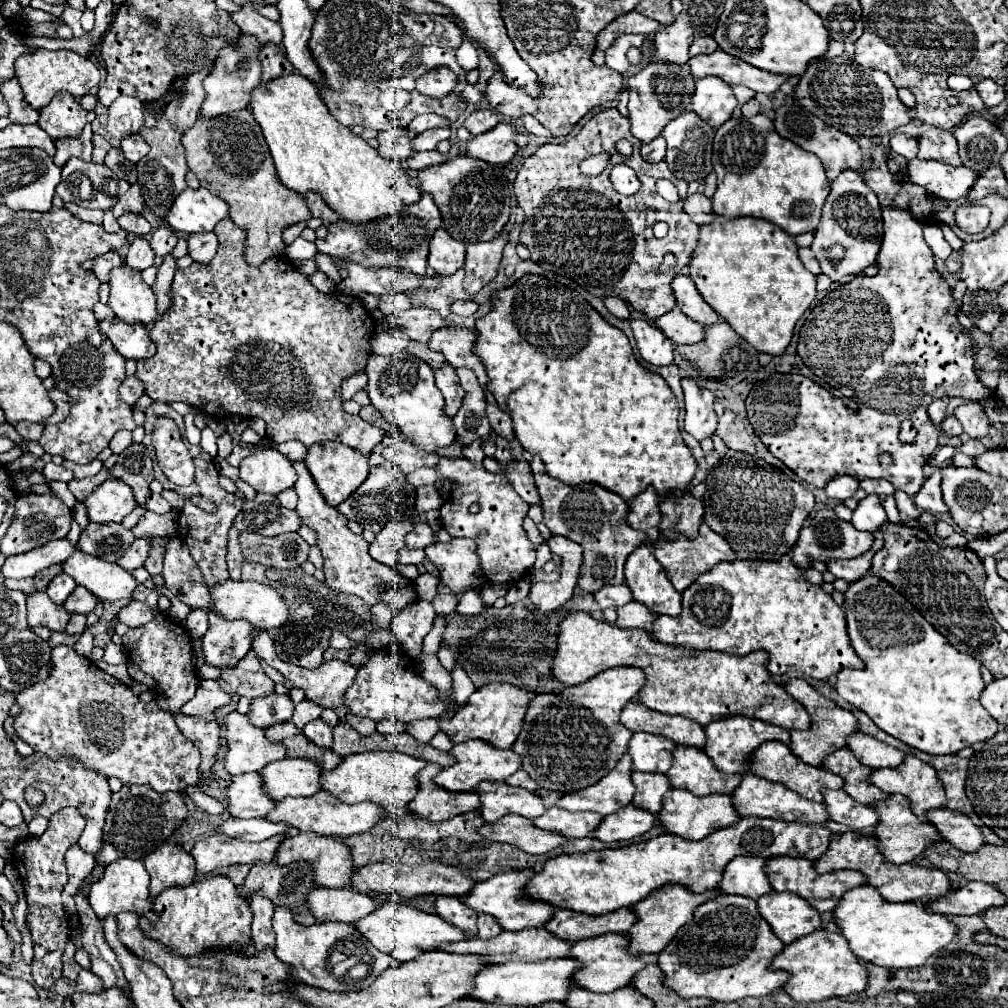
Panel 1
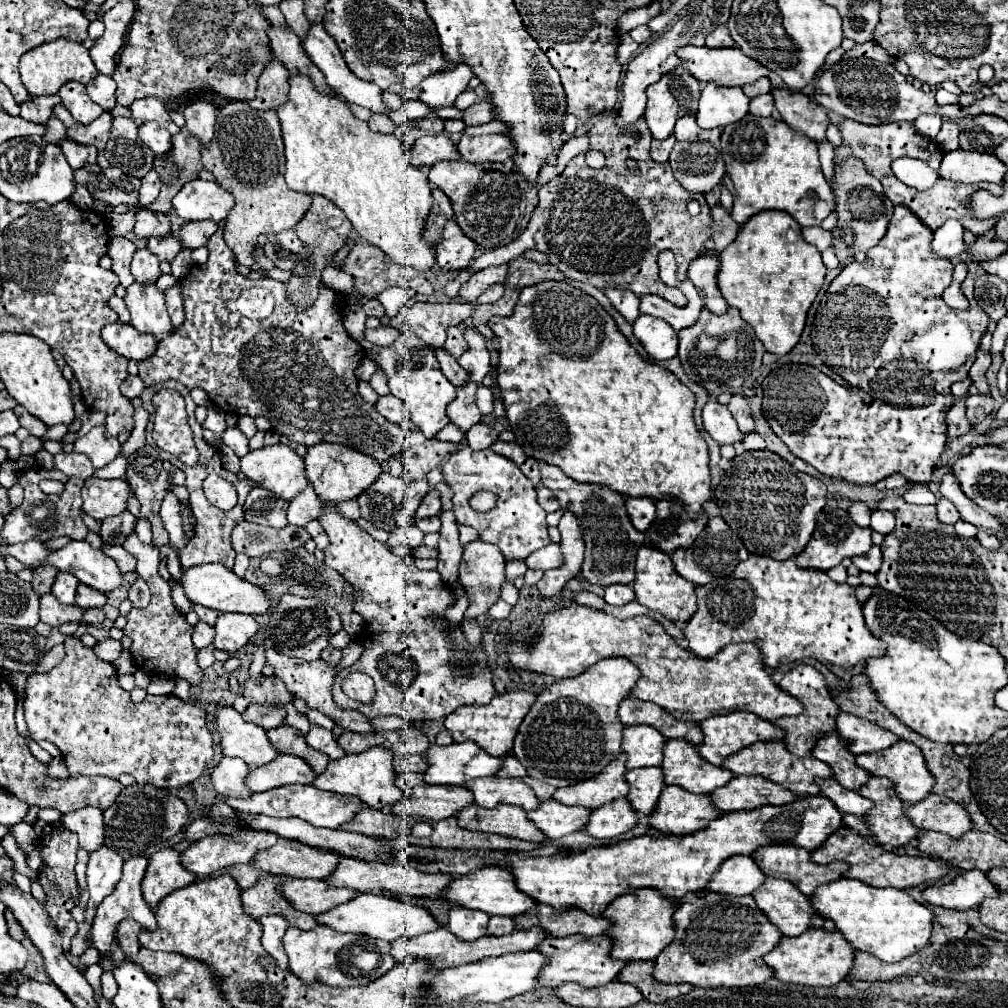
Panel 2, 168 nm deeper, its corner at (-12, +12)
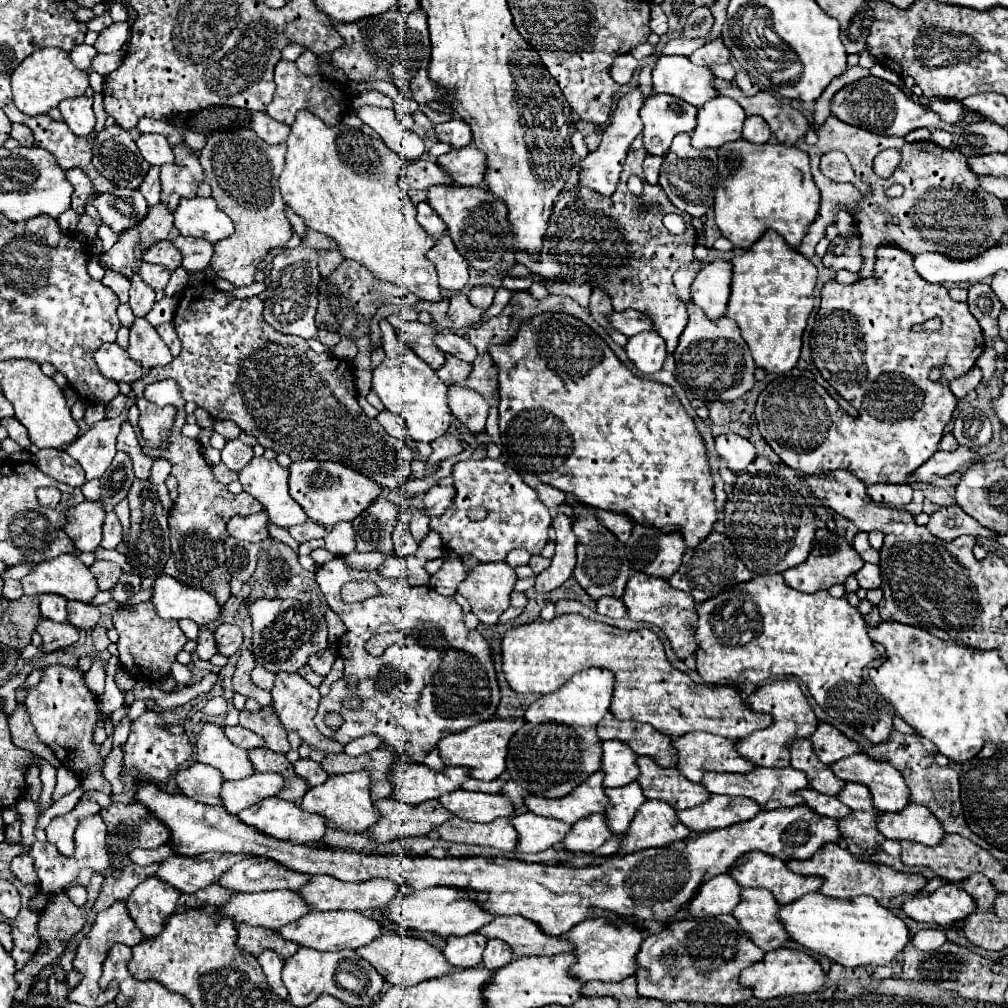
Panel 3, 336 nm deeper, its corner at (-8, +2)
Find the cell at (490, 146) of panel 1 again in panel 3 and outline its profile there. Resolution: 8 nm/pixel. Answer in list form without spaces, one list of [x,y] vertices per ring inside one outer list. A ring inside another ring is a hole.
[[[459,148],[451,150],[435,160],[453,180],[457,186],[481,186],[483,184],[483,170],[487,166],[485,156],[477,148]]]

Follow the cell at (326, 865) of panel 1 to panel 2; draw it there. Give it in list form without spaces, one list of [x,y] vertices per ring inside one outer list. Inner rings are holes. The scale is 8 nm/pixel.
[[[279,838],[275,846],[259,852],[251,864],[267,874],[285,874],[291,878],[325,880],[335,872],[341,854],[325,848],[313,848],[299,840]]]

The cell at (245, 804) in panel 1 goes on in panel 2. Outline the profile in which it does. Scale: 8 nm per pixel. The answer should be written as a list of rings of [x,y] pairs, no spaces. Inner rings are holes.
[[[221,758],[221,762],[213,768],[211,780],[219,794],[231,798],[249,798],[253,792],[245,784],[251,768],[239,758]]]

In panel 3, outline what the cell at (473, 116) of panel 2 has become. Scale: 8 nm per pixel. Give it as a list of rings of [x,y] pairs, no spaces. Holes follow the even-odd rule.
[[[451,120],[435,126],[435,138],[451,148],[463,148],[471,142],[471,130],[467,124],[463,124],[463,120]]]

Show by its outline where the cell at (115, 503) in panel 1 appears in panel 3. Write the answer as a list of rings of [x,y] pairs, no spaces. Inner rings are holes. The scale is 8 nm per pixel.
[[[87,500],[67,510],[65,532],[79,552],[95,552],[99,546],[103,514],[105,510],[101,508],[101,502]]]

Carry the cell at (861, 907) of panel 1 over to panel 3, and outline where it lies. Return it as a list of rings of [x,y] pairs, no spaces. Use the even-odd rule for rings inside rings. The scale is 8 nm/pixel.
[[[819,892],[797,898],[791,904],[779,908],[779,922],[787,930],[787,936],[803,948],[827,956],[829,960],[847,966],[879,966],[899,958],[909,942],[909,930],[901,918],[891,910],[879,906],[871,896],[857,896],[853,900],[827,898]]]

